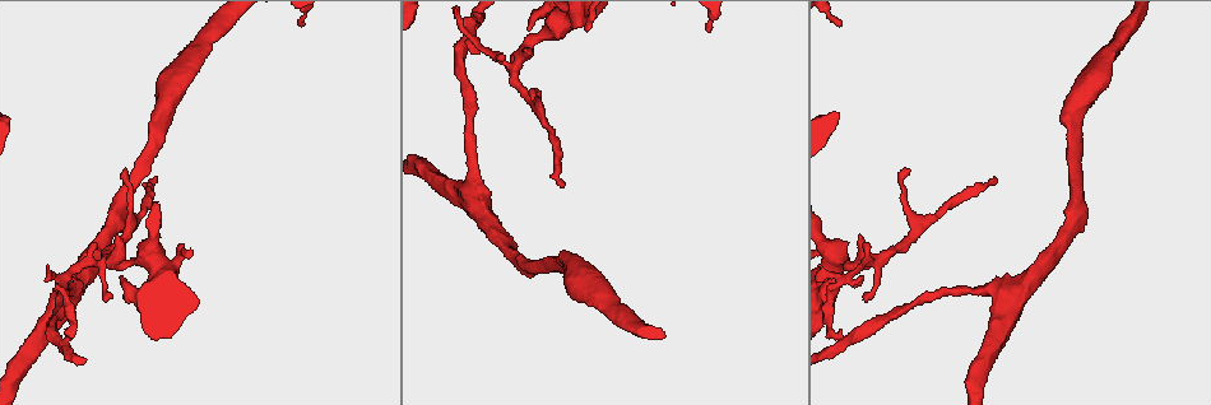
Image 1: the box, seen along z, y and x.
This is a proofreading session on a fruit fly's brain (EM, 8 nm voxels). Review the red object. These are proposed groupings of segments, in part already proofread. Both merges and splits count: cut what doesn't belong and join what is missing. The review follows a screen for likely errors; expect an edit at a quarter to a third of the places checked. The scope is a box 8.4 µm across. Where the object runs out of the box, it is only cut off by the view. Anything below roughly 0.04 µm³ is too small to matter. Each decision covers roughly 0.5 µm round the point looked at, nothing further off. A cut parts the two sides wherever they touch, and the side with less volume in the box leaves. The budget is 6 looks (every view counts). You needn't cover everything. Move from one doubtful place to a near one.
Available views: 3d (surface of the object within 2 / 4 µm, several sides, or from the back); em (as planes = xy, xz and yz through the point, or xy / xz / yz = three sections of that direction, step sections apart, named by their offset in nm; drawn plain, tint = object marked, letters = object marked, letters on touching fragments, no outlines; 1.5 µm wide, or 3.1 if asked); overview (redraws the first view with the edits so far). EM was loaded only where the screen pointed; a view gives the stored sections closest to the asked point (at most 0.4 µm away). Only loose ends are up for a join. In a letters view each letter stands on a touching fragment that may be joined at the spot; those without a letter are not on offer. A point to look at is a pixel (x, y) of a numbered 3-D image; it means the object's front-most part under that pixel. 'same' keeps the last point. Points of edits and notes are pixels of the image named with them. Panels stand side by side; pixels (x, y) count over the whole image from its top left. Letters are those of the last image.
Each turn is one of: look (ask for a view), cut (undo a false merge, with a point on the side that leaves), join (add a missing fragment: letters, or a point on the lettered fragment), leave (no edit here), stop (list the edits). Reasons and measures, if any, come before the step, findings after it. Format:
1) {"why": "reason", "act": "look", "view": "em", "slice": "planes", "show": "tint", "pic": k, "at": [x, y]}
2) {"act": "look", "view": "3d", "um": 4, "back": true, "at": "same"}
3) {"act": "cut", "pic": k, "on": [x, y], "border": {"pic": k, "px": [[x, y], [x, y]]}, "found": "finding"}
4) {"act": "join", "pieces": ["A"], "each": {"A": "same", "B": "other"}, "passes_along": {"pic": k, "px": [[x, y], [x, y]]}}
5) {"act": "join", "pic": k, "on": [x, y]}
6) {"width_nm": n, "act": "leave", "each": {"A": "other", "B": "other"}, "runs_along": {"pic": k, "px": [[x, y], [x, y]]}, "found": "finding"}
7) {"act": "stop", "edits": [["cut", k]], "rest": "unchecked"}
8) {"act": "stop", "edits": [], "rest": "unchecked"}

{"why": "an open end", "act": "look", "view": "3d", "um": 2, "pic": 1, "at": [561, 185]}

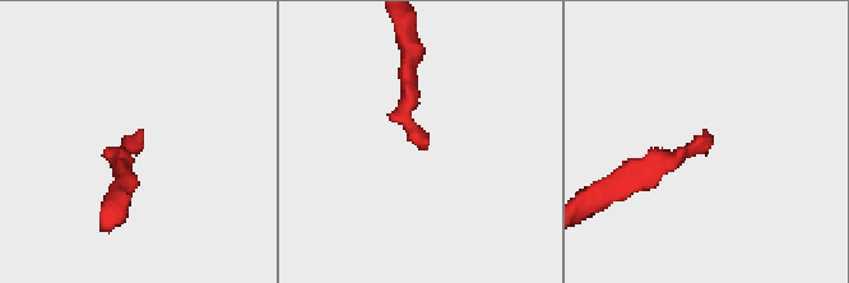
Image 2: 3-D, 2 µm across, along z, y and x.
{"act": "look", "view": "em", "slice": "planes", "show": "tint", "pic": 2, "at": [140, 130]}

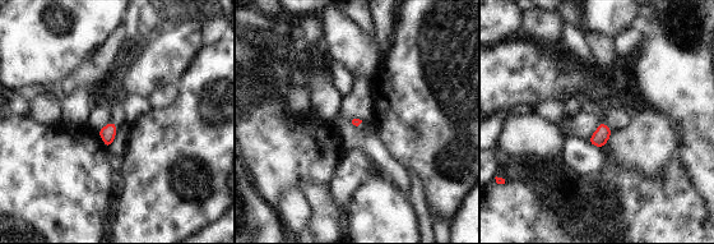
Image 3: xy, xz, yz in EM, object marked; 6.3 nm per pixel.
{"why": "what lies round it", "act": "look", "view": "em", "slice": "planes", "show": "letters", "at": "same"}

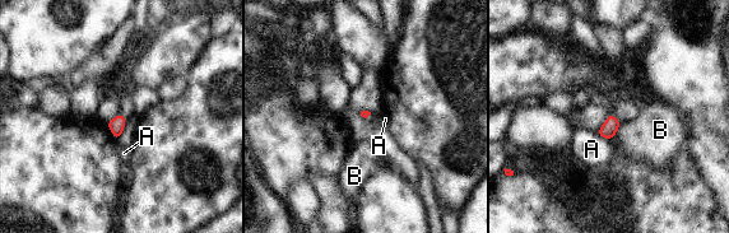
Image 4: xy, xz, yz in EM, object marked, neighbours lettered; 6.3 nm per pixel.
{"act": "leave", "each": {"A": "other", "B": "other"}, "border": {"pic": 4, "px": [[126, 120], [122, 134], [117, 140]]}, "found": "no lettered fragment goes on from it"}

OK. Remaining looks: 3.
{"why": "thin end", "act": "look", "view": "3d", "um": 4, "pic": 1, "at": [533, 96]}

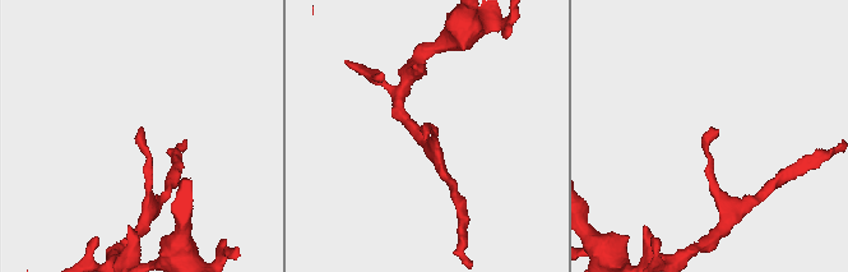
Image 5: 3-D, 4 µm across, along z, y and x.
{"why": "shape alone is not enough", "act": "look", "view": "em", "slice": "xz", "step": 8, "show": "letters", "pic": 5, "at": [425, 139]}

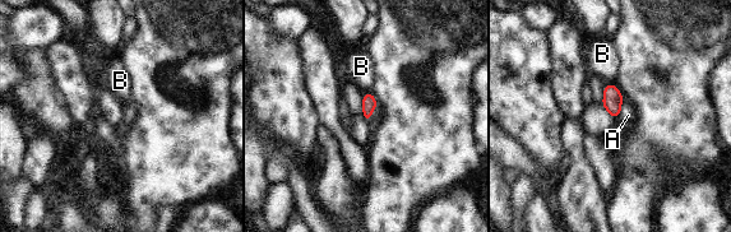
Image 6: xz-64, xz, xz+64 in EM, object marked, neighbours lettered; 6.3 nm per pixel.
{"width_nm": 100, "act": "leave", "each": {"A": "other", "B": "other"}, "found": "none of them fits"}

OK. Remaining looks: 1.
{"act": "stop", "edits": [], "rest": "unchecked"}

